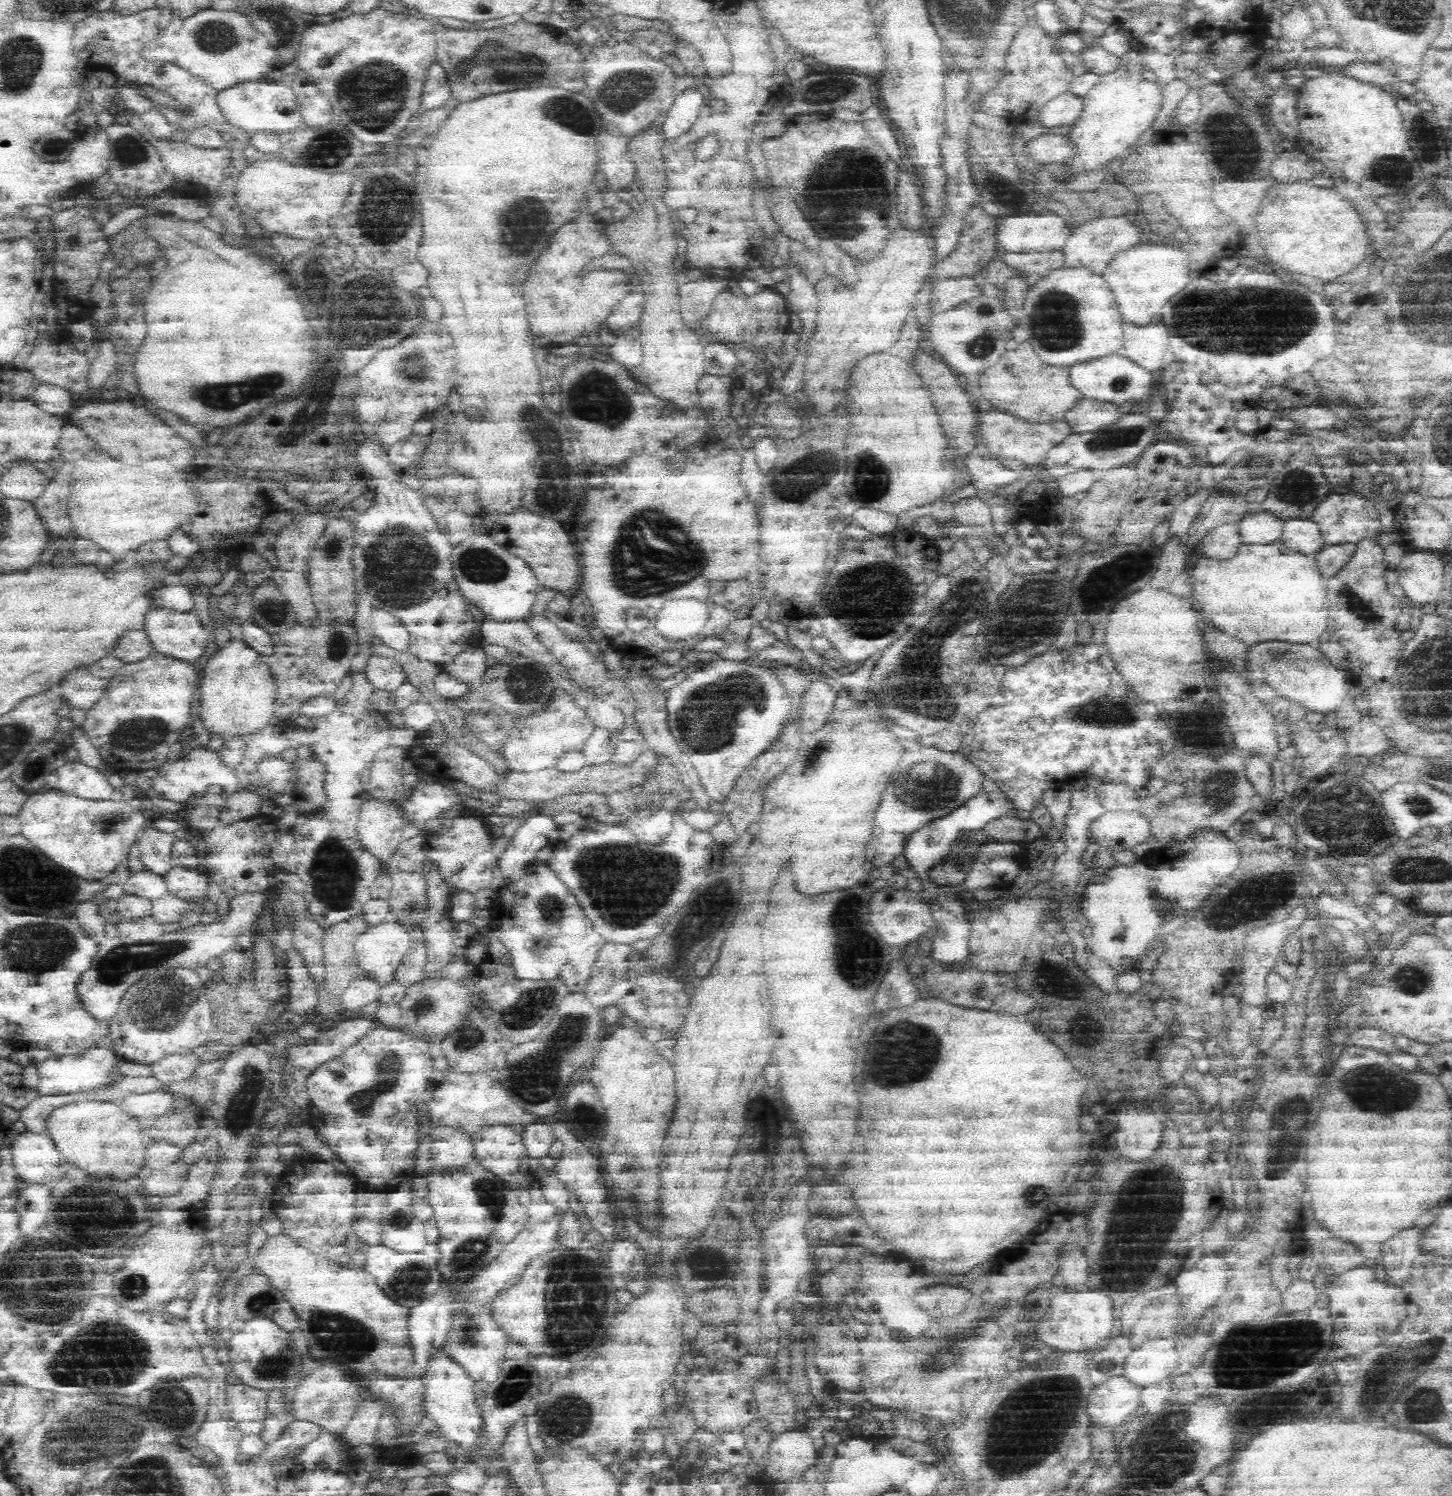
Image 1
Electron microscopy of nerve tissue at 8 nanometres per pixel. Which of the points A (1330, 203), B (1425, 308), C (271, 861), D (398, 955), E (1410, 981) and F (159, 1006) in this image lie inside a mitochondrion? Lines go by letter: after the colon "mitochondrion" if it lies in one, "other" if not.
A: other
B: mitochondrion
C: other
D: other
E: mitochondrion
F: mitochondrion

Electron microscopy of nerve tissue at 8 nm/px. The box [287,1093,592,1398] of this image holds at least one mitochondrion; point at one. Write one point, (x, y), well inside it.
(345, 1338)

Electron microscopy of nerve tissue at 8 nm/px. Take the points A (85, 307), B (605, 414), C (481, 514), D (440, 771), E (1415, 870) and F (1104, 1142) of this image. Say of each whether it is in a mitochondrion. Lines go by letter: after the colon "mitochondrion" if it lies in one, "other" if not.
A: other
B: mitochondrion
C: other
D: other
E: mitochondrion
F: other

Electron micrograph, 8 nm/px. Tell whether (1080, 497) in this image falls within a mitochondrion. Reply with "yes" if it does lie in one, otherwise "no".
no

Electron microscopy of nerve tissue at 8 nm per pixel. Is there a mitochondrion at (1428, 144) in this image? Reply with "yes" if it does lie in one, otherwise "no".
yes

